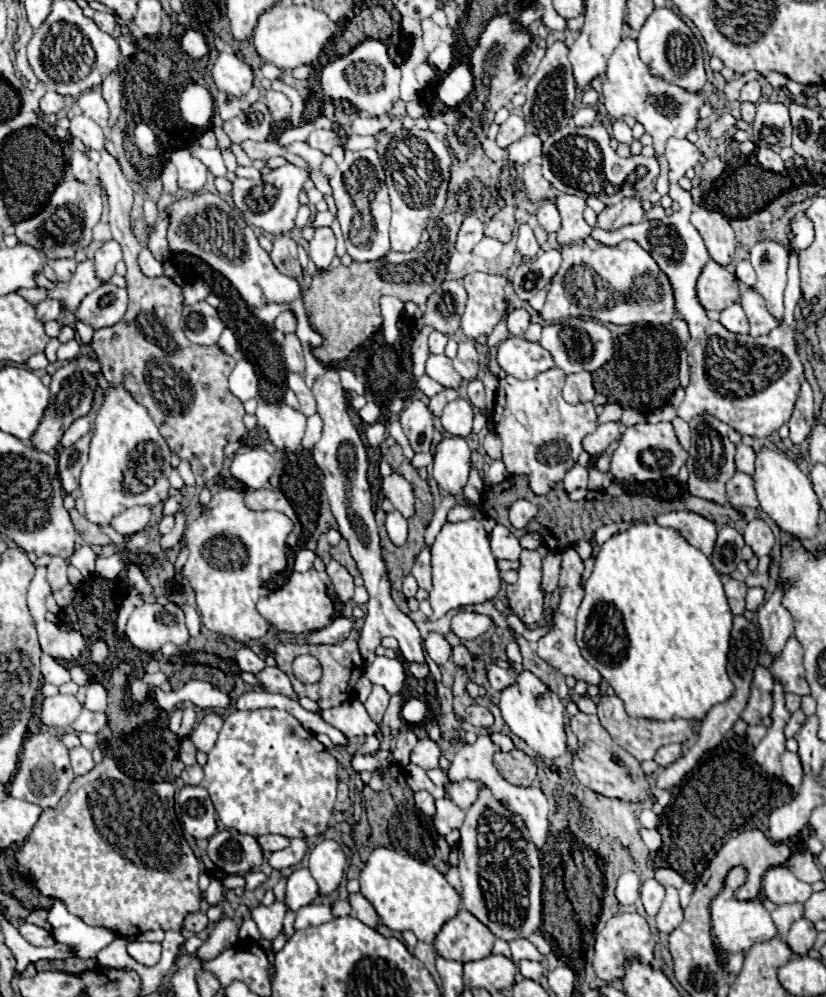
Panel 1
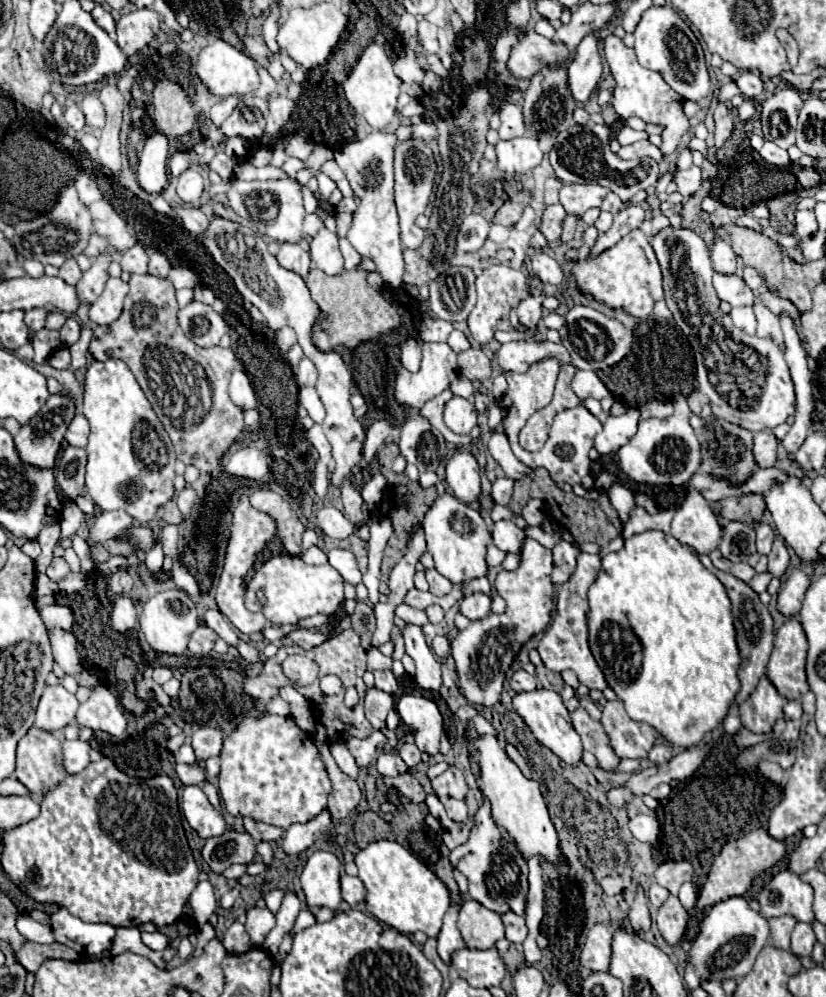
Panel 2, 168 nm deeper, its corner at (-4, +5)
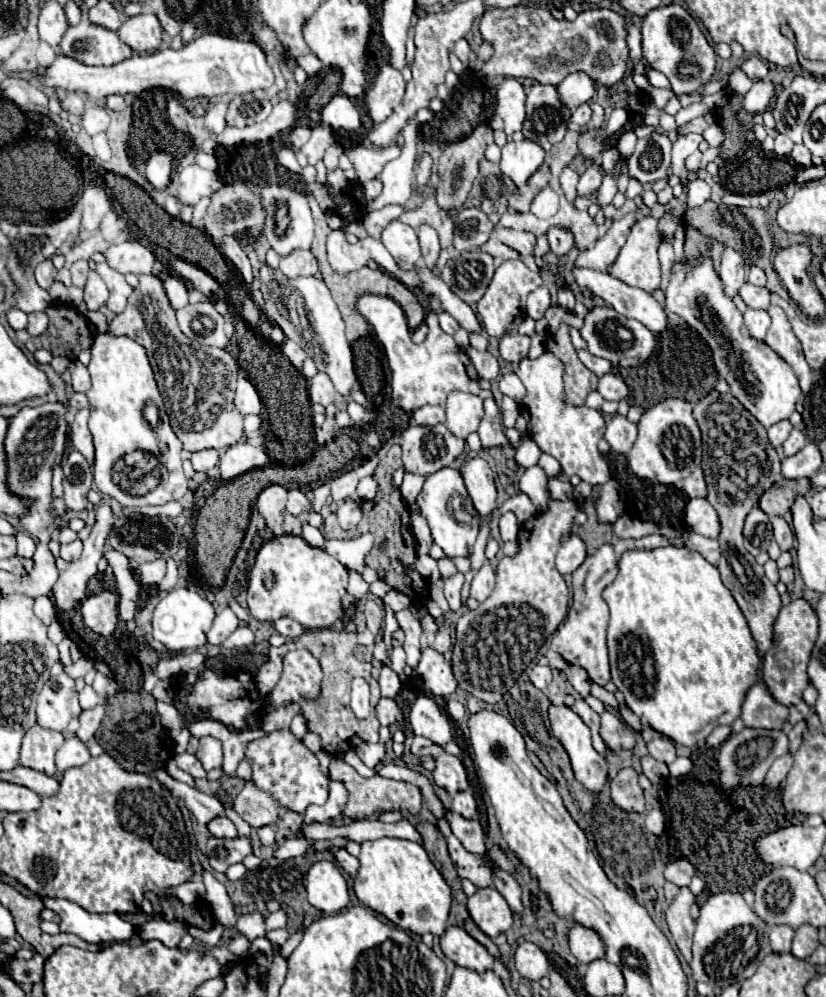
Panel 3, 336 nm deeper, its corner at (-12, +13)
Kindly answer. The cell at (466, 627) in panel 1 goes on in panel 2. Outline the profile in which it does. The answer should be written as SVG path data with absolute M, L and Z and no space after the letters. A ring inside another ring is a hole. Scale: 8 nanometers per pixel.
M483 593L467 595L461 603L461 613L471 621L485 619L487 615L491 615L491 597L487 597Z

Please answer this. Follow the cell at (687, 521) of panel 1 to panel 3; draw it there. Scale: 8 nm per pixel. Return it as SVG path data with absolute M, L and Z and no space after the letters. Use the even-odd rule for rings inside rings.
M691 499L685 507L685 523L691 531L705 537L717 537L721 523L717 511L709 505L707 499Z

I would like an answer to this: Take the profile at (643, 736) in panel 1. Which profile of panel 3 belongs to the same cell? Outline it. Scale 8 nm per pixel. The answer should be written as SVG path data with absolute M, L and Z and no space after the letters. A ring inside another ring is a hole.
M605 711L601 715L599 733L611 751L633 749L635 745L635 733L623 723L623 719L615 711Z

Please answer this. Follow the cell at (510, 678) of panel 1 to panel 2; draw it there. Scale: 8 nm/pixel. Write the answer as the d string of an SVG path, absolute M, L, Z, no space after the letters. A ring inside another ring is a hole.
M519 669L519 671L515 671L515 673L511 675L509 685L511 685L513 691L533 691L533 689L537 687L535 679L533 679L527 671L523 671L523 669Z

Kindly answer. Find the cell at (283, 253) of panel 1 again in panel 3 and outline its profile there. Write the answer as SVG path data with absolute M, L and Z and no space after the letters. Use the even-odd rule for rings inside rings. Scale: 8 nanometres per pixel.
M295 251L287 257L281 259L279 271L287 275L289 279L293 277L315 277L319 273L317 269L317 259L313 257L311 251Z

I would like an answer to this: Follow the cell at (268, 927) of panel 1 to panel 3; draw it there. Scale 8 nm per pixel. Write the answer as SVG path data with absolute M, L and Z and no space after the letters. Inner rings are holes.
M249 913L249 915L241 915L235 923L235 929L239 933L243 933L249 941L253 941L255 937L261 937L265 935L265 923L263 923L263 917L261 913Z

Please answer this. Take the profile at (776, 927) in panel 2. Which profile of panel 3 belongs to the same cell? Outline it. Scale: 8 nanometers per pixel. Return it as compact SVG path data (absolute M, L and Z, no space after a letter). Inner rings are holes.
M779 925L779 927L771 927L769 931L769 941L771 941L771 949L773 953L789 953L791 951L791 941L793 941L793 929L787 925Z

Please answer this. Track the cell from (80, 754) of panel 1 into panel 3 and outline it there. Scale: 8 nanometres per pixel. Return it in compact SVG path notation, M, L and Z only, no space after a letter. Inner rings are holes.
M69 735L63 743L63 747L57 751L55 757L55 765L57 765L57 773L61 775L63 771L71 769L71 767L81 767L91 759L87 747L83 741L79 741L79 737Z

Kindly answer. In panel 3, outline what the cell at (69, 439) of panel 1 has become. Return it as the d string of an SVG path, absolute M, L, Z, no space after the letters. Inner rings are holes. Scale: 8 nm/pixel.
M81 409L75 419L71 421L71 443L73 447L93 465L93 457L95 457L95 447L91 441L91 433L87 429L87 419L89 419L89 409Z

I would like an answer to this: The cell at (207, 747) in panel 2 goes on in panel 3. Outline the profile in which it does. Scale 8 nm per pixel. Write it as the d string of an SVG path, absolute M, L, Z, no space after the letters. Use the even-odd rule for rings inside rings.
M203 737L203 739L199 739L199 749L197 749L195 757L201 761L205 771L219 769L221 761L223 761L221 743L215 737Z

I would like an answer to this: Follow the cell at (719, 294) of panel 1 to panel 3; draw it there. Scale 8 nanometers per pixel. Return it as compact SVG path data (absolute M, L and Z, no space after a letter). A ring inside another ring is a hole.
M745 283L739 291L739 295L743 297L743 301L751 307L751 309L769 309L771 303L771 293L765 287L757 287L751 283Z

